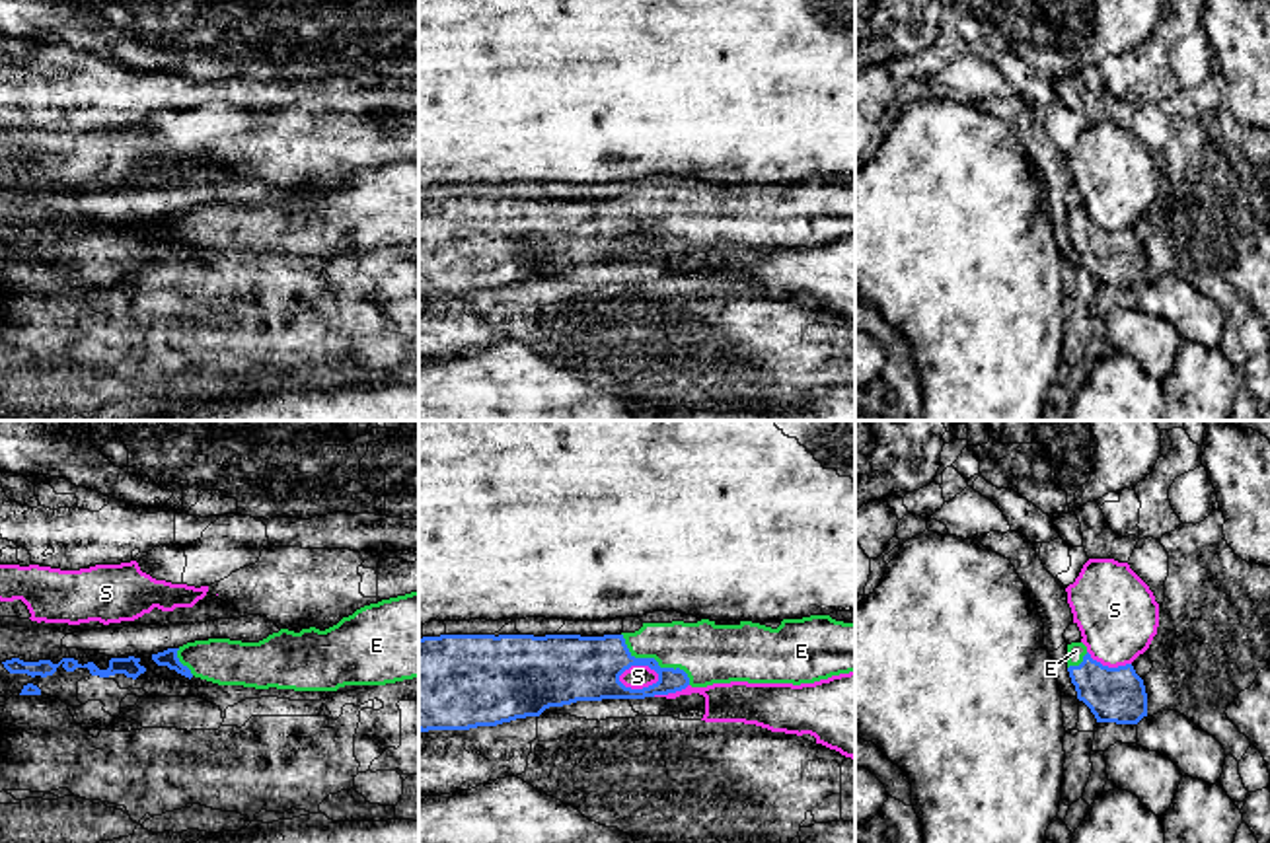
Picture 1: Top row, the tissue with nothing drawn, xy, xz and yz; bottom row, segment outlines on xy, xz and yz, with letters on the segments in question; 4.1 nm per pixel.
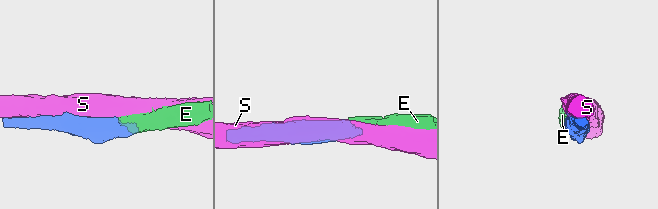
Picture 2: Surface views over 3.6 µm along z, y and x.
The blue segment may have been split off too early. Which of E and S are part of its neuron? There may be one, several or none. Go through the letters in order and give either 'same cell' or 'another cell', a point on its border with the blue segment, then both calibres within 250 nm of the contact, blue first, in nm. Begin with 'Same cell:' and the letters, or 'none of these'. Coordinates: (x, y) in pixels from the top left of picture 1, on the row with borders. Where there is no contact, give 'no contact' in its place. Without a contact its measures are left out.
Same cell: E
E: same cell; contact xz (655, 660); calibres 220 and 240 nm
S: another cell; contact xz (637, 664); calibres 280 and 100 nm

